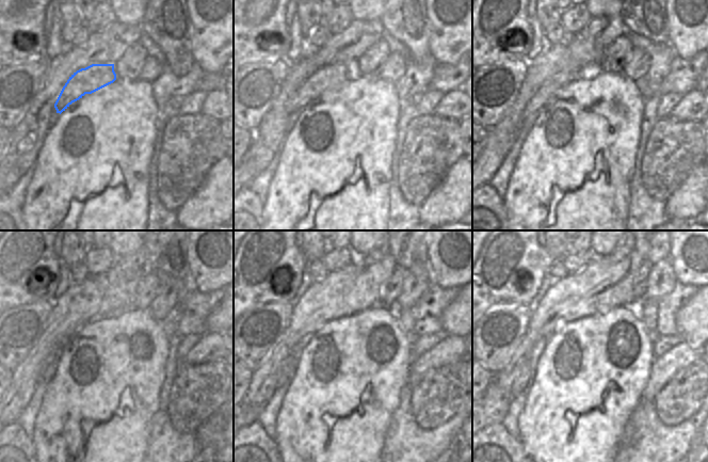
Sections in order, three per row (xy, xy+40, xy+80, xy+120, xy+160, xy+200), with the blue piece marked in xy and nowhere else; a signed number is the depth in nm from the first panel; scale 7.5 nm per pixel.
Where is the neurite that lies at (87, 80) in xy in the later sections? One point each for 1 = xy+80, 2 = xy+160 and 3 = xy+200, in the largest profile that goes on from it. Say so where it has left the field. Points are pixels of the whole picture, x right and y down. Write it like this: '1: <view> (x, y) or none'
1: xy+80 (562, 78)
2: xy+160 (288, 367)
3: xy+200 (519, 386)

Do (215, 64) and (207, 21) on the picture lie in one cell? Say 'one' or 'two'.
one

